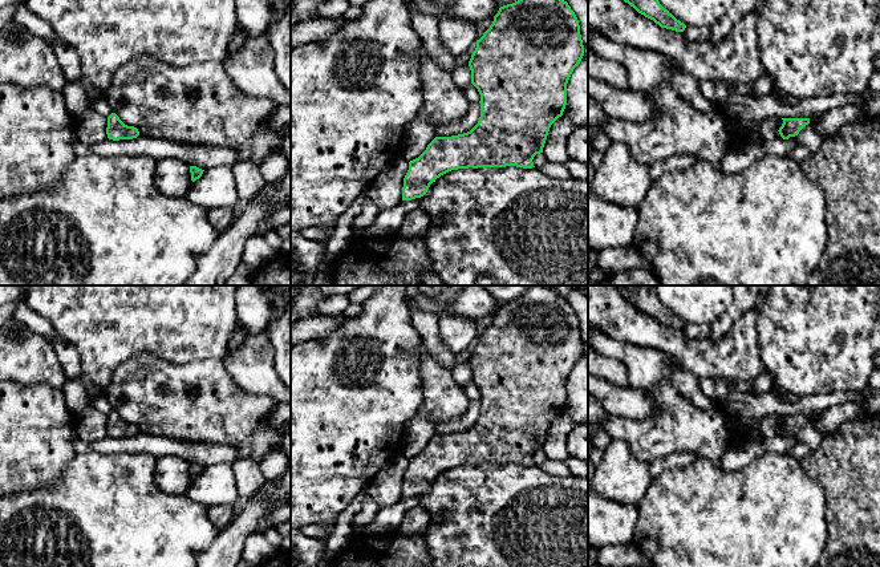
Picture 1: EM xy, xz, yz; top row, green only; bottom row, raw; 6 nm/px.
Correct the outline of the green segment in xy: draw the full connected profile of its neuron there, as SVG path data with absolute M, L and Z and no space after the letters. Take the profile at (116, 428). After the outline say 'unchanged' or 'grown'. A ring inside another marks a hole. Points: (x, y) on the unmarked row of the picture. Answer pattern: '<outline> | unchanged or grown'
M115 410L108 414L106 432L109 437L133 437L139 433L139 429L134 424L125 422Z | unchanged

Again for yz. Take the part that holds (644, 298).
M616 285L623 297L638 311L653 317L661 325L684 329L686 323L665 307L654 292L653 285Z | unchanged

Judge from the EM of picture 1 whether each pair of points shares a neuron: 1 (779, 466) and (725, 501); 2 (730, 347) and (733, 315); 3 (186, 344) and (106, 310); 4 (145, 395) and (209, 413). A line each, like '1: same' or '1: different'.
1: same
2: different
3: same
4: same

